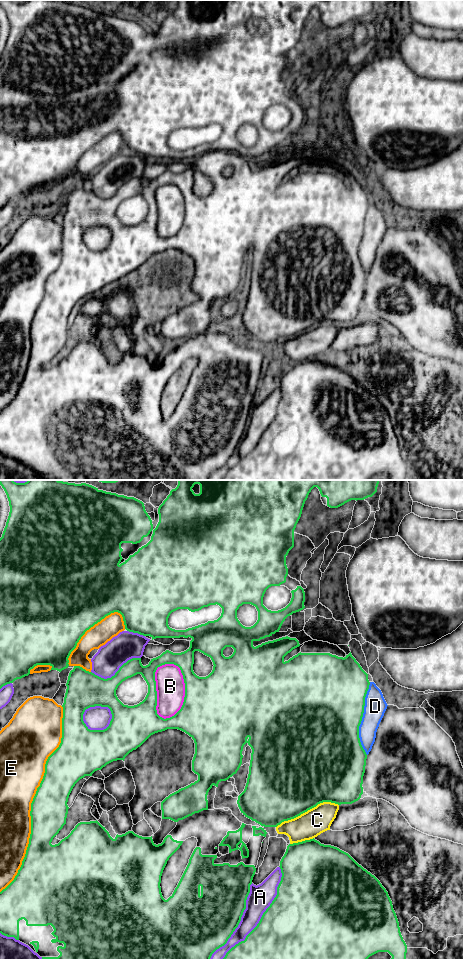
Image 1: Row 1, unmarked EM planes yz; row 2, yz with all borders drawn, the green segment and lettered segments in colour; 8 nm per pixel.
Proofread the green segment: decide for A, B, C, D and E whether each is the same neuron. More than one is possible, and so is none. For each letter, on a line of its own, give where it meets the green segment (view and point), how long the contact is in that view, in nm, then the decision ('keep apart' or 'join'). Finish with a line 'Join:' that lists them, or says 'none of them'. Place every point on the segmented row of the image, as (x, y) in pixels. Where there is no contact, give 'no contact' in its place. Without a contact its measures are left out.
A: contact yz (262, 915); length 900 nm; keep apart
B: contact yz (185, 693); length 460 nm; join
C: contact yz (307, 810); length 550 nm; keep apart
D: contact yz (361, 718); length 600 nm; keep apart
E: contact yz (33, 799); length 1600 nm; keep apart
Join: B

